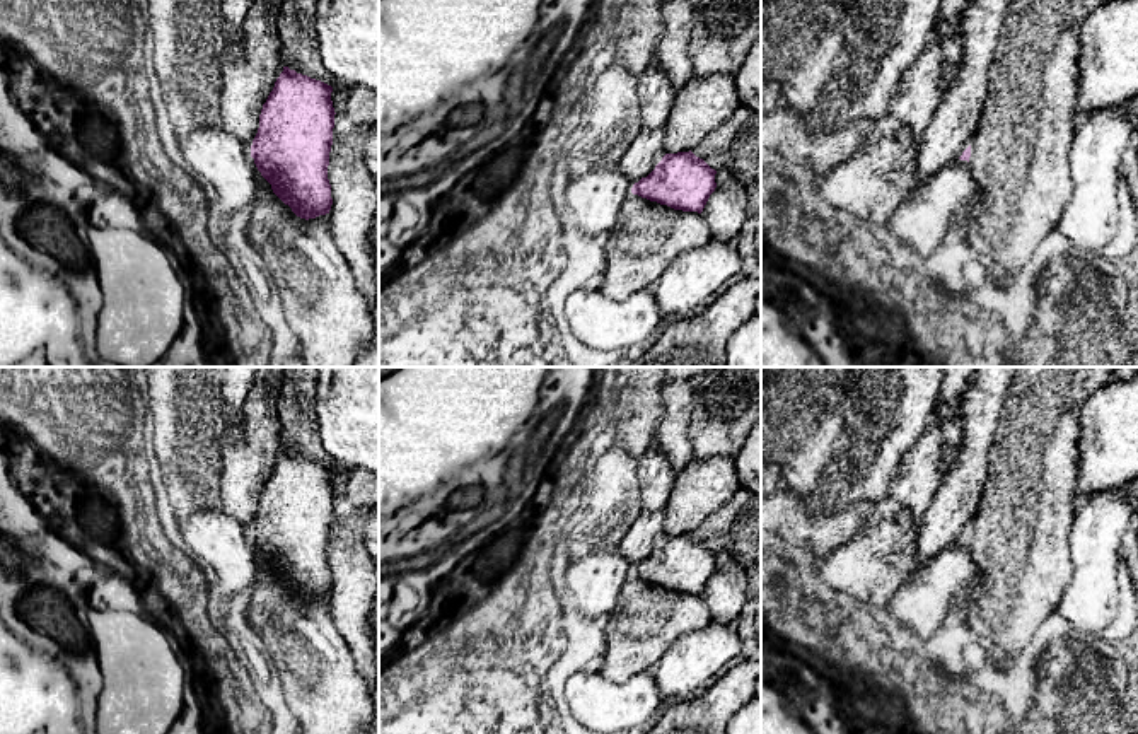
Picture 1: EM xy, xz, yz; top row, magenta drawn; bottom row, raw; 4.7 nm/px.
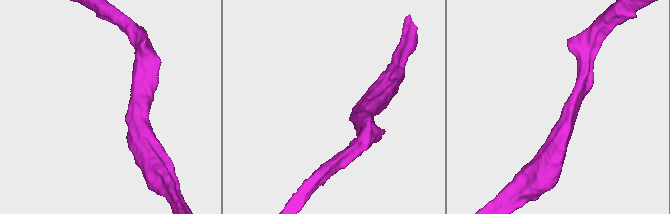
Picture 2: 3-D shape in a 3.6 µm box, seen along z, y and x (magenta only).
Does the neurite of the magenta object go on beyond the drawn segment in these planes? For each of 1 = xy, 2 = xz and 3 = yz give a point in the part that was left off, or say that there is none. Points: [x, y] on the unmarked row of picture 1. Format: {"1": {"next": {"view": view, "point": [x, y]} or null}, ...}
{"1": {"next": null}, "2": {"next": null}, "3": {"next": null}}

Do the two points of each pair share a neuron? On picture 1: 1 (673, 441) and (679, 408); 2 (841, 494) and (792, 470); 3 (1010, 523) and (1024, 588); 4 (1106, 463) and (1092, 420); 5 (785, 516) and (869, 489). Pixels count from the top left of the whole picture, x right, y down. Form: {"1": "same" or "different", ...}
{"1": "same", "2": "different", "3": "same", "4": "same", "5": "different"}

